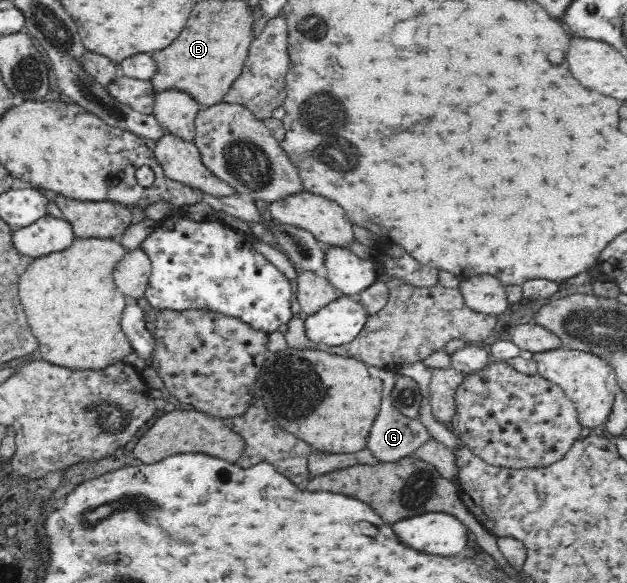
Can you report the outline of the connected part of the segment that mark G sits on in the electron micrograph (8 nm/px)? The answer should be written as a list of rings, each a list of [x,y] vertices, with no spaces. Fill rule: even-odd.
[[[390,370],[382,372],[384,374],[384,396],[382,396],[382,410],[370,430],[370,436],[368,436],[368,450],[374,455],[376,460],[385,462],[396,462],[405,456],[412,455],[412,453],[422,446],[428,439],[432,439],[432,436],[428,434],[426,428],[420,423],[418,419],[411,419],[396,409],[393,404],[391,392],[396,378],[390,374]]]

